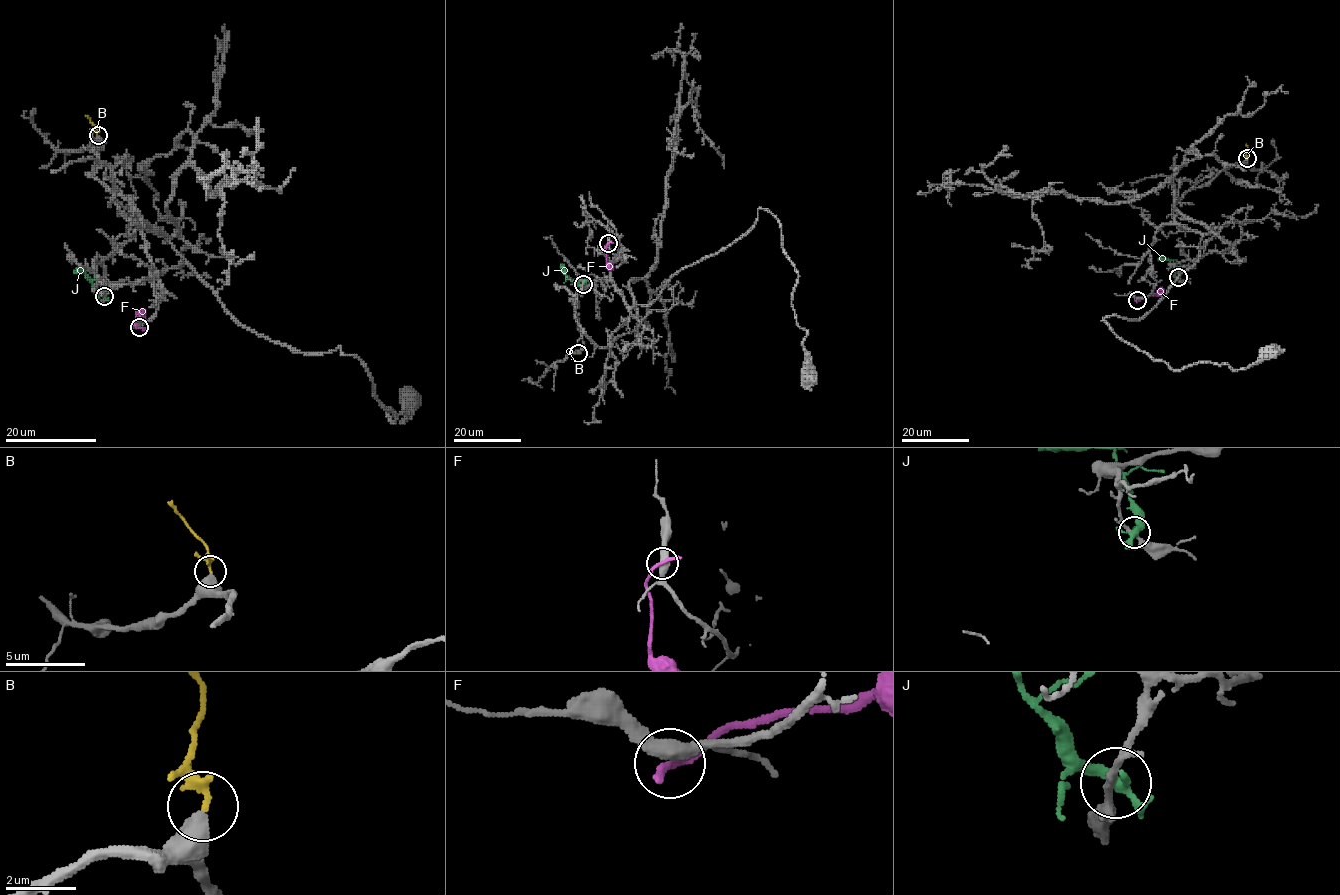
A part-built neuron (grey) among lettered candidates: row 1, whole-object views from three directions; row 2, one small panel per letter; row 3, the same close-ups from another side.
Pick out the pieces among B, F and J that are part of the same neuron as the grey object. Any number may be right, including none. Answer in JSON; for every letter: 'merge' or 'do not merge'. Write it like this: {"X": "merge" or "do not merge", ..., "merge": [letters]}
{"B": "do not merge", "F": "do not merge", "J": "do not merge", "merge": []}

